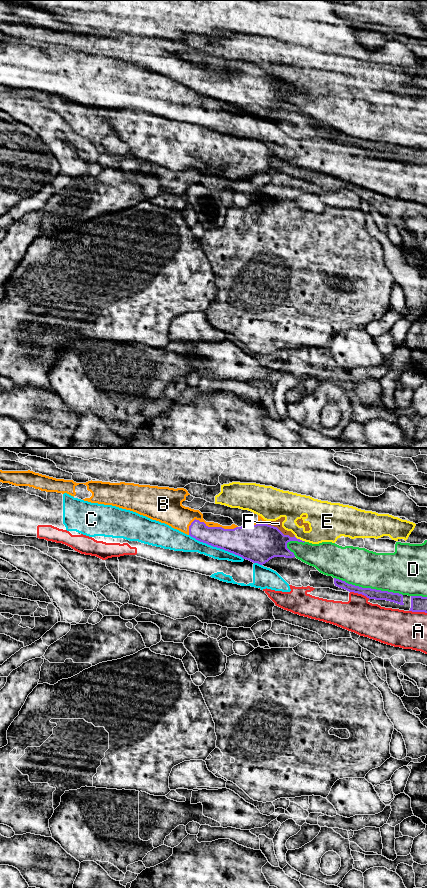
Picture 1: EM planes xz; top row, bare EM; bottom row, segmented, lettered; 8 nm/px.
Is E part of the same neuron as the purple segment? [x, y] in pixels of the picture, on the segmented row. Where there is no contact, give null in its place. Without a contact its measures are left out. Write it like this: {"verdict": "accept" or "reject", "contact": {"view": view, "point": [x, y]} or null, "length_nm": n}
{"verdict": "reject", "contact": {"view": "xz", "point": [299, 539]}, "length_nm": 110}

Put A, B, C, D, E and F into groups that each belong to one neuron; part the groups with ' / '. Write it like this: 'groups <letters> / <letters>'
groups A C / B / D E F

